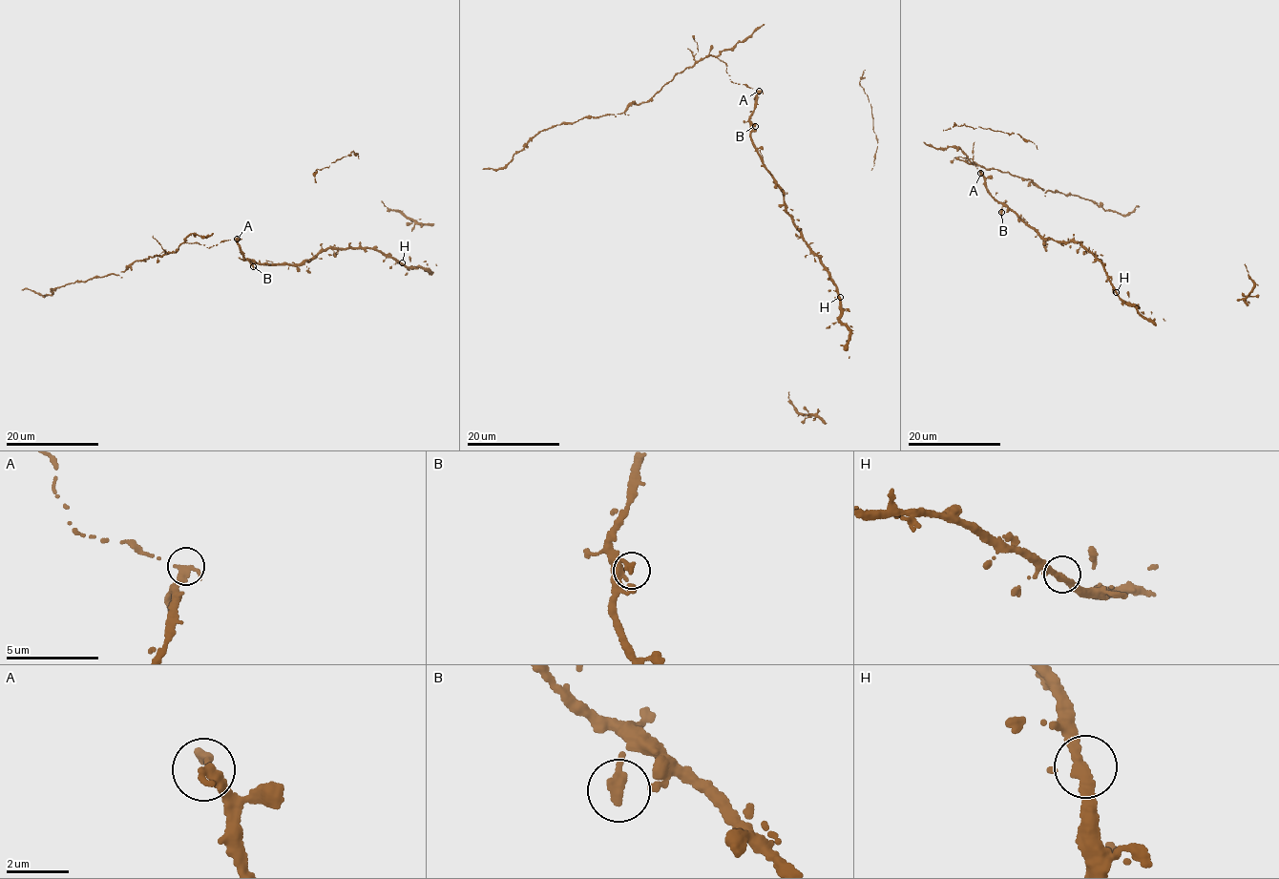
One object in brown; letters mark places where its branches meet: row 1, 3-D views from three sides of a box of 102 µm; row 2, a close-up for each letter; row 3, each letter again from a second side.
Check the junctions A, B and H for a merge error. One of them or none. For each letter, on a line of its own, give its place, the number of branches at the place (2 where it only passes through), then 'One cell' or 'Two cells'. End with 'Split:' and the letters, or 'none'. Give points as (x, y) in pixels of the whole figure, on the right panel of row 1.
A: Place: (980, 173). Branches: 2. Two cells
B: Place: (1001, 212). Branches: 1. One cell
H: Place: (1116, 292). Branches: 2. One cell
Split: A

